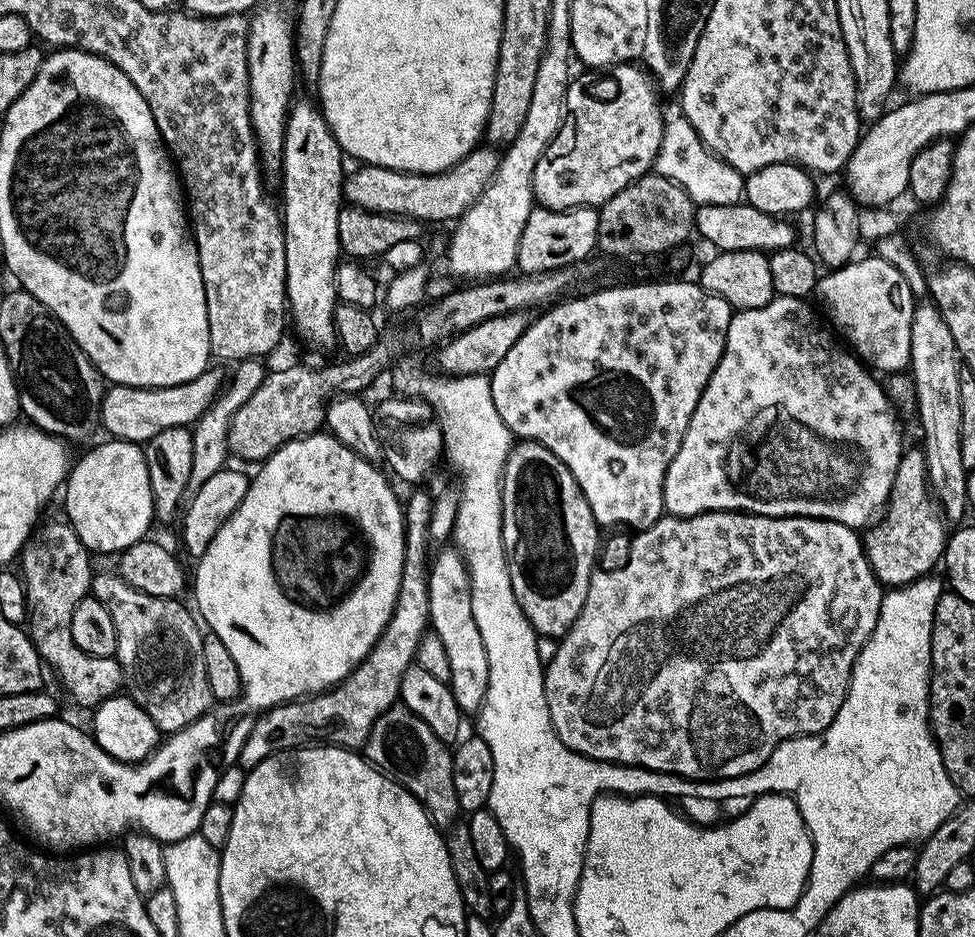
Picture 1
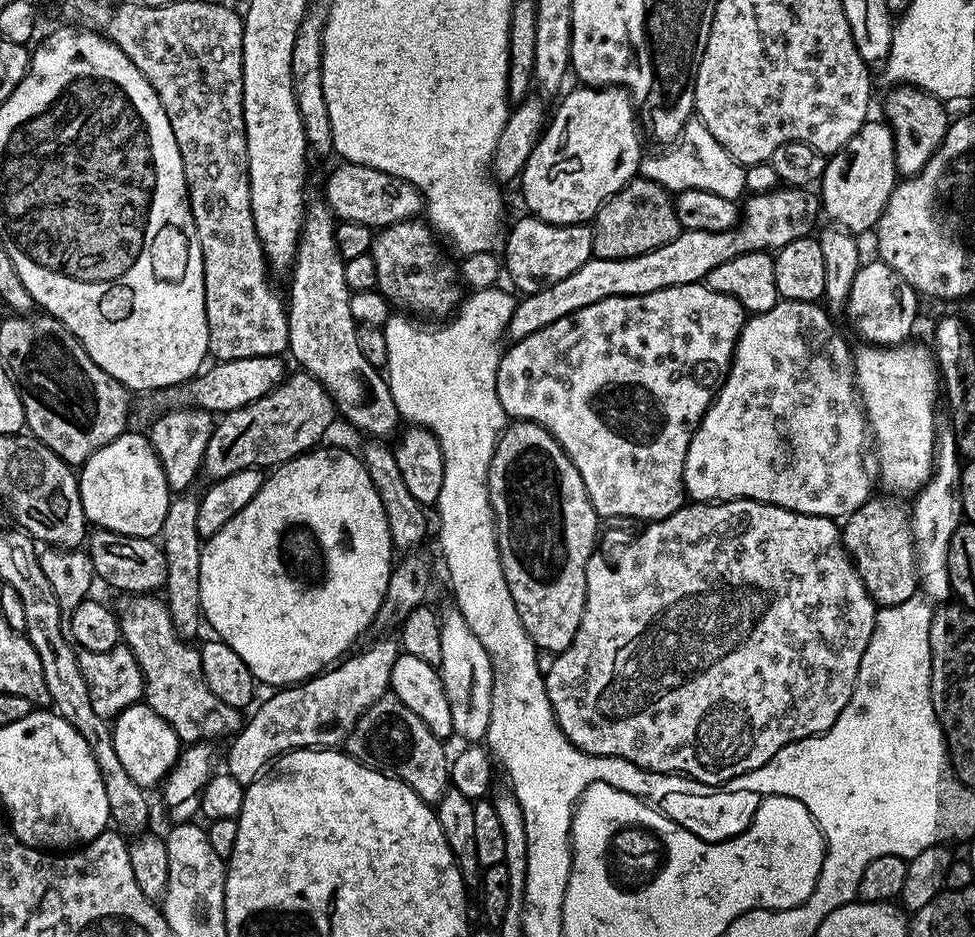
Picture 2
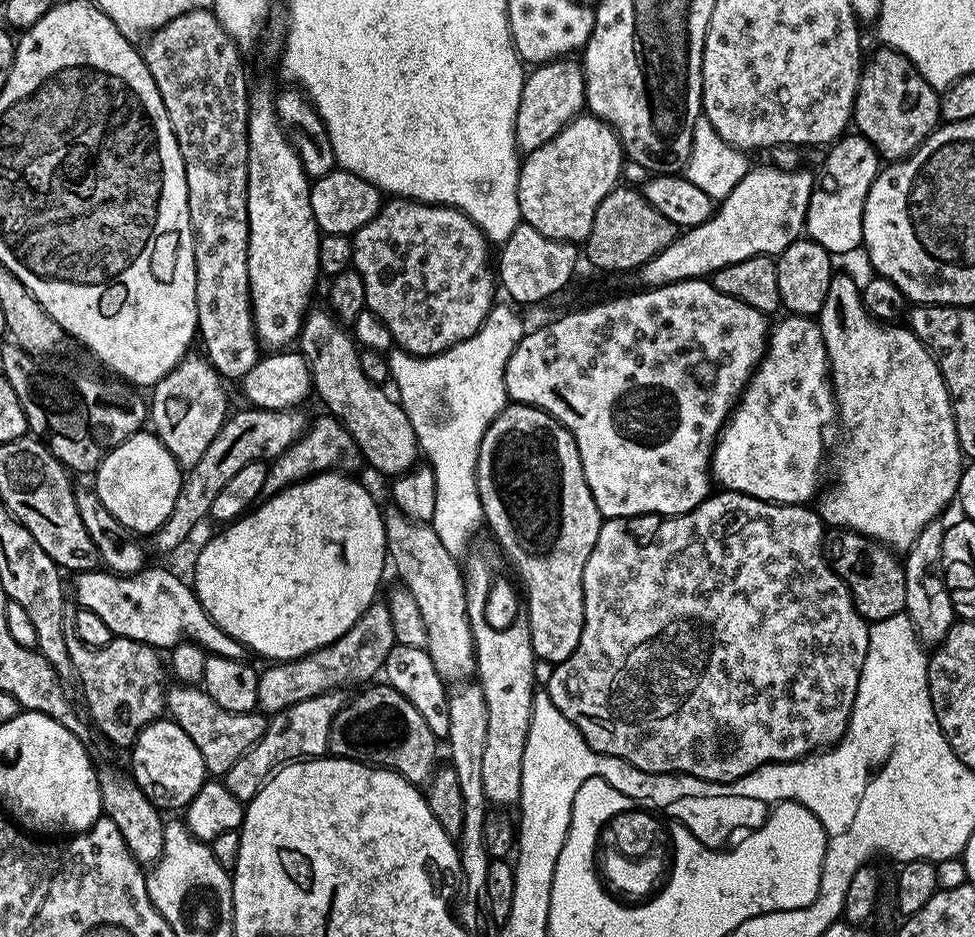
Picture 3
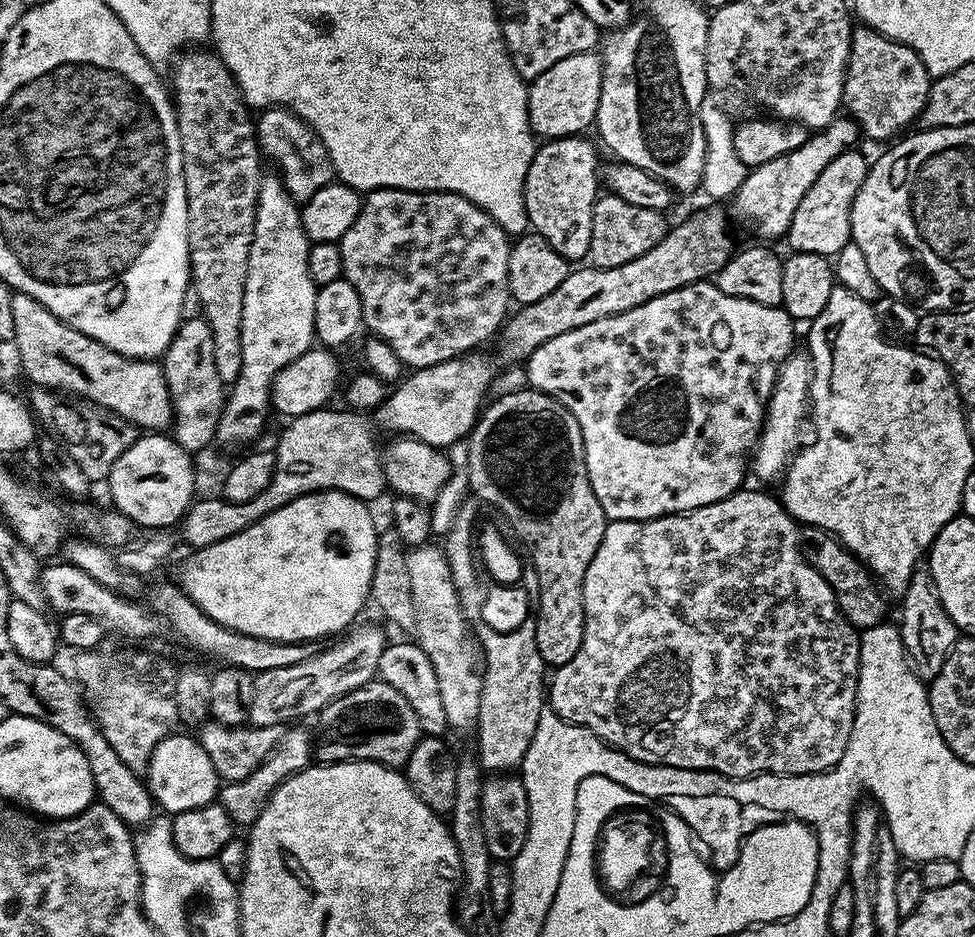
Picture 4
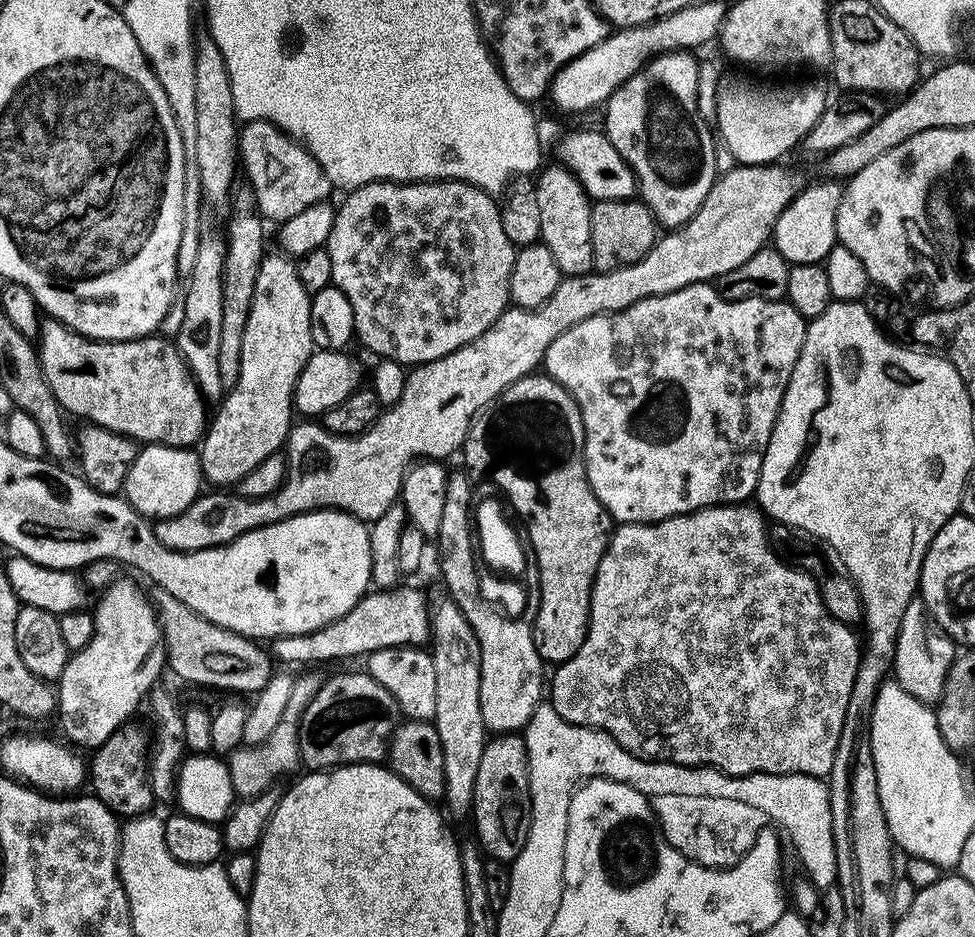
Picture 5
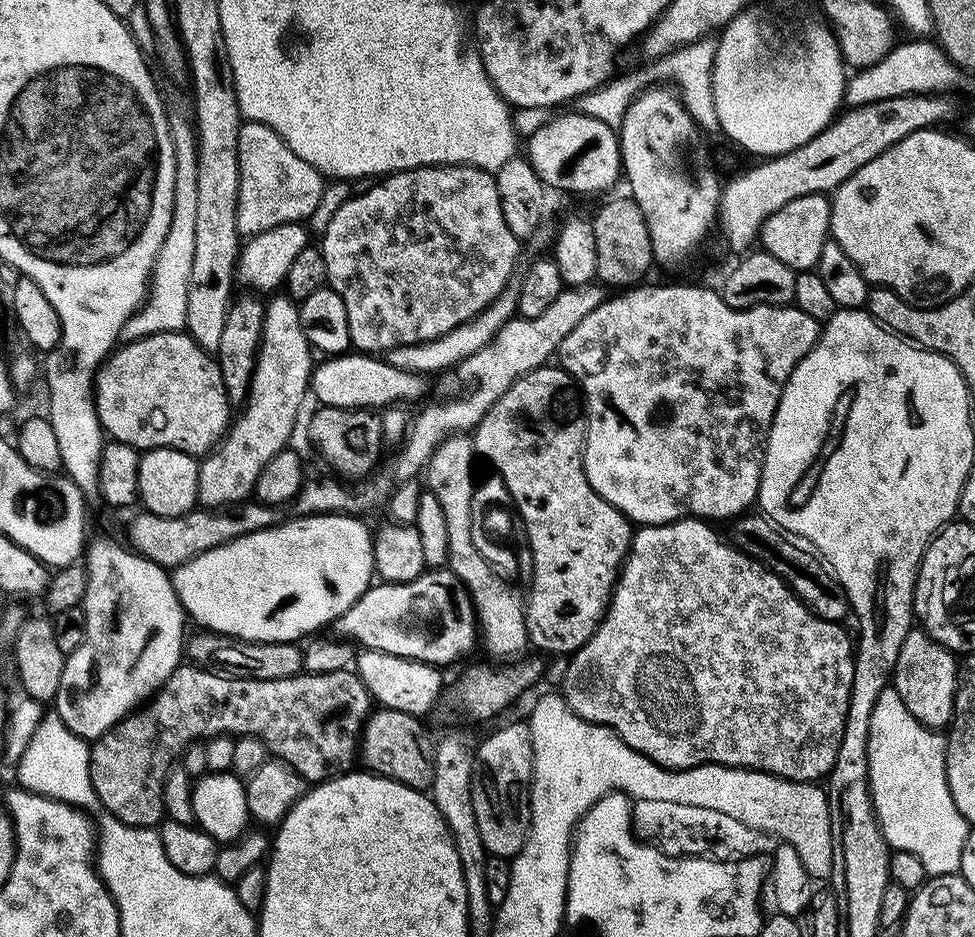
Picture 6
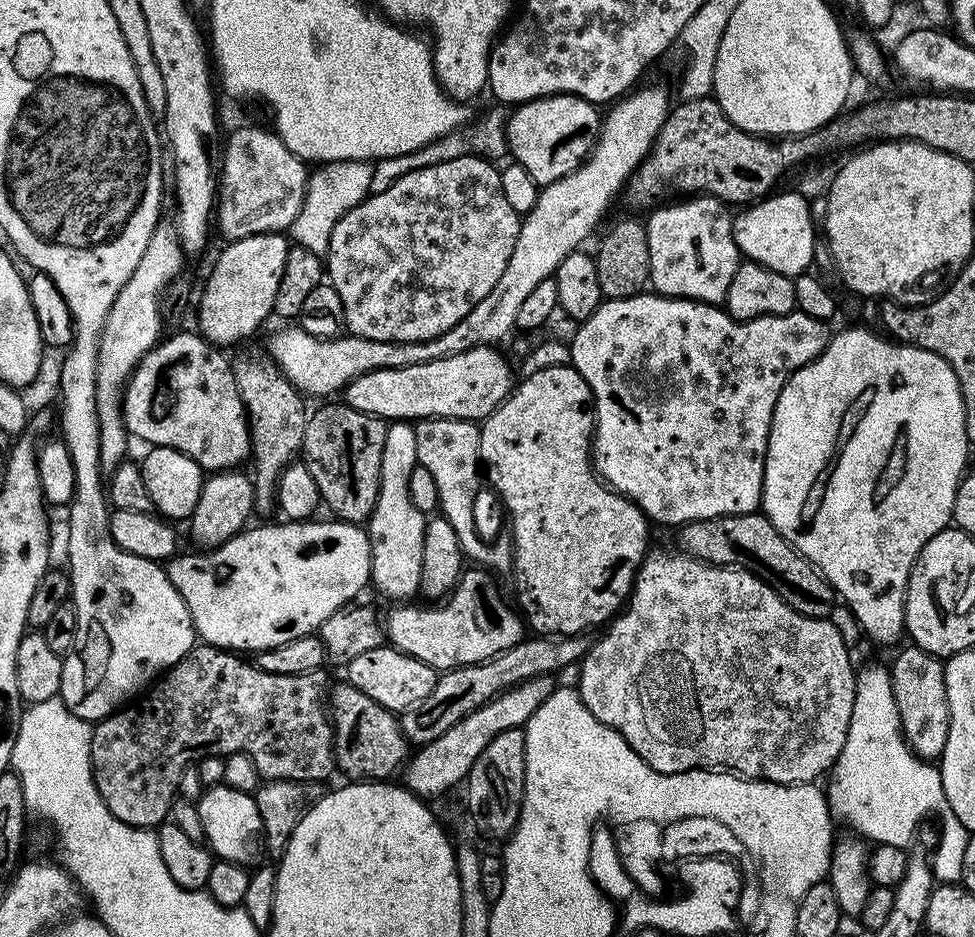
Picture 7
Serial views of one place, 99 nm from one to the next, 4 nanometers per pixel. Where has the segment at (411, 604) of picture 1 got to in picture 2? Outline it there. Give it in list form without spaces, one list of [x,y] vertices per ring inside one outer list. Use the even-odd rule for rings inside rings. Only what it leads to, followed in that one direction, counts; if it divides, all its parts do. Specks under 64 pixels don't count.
[[[395,639],[376,640],[365,652],[341,659],[319,676],[281,687],[273,691],[276,693],[269,700],[261,699],[260,709],[243,721],[240,731],[231,737],[228,757],[223,757],[222,764],[230,778],[247,786],[259,780],[276,757],[285,752],[295,748],[335,749],[343,745],[364,711],[374,706],[378,698],[389,695],[390,670],[394,670],[397,655]]]

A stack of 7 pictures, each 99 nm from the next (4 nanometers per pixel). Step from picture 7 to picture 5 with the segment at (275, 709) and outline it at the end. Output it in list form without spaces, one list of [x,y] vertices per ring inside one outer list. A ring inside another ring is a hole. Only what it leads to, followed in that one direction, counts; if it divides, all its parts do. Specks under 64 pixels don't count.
[[[367,671],[328,676],[301,716],[300,754],[316,770],[346,764],[380,764],[387,757],[388,745],[401,722],[402,713],[394,694]],[[129,722],[120,728],[106,742],[102,742],[90,756],[91,795],[98,797],[110,811],[120,818],[135,818],[153,811],[154,797],[148,781],[148,757],[150,736]]]

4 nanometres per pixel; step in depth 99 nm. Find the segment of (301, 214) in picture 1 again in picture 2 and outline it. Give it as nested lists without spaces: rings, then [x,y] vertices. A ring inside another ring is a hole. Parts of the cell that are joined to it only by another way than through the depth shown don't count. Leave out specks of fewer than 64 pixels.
[[[309,199],[304,210],[304,225],[296,262],[290,269],[292,285],[286,292],[288,313],[288,352],[299,367],[310,373],[332,396],[337,413],[345,416],[368,438],[388,438],[402,421],[394,398],[390,398],[387,379],[370,362],[366,362],[358,347],[358,327],[350,314],[350,287],[344,277],[346,261],[336,249],[336,225],[332,212],[323,199]]]

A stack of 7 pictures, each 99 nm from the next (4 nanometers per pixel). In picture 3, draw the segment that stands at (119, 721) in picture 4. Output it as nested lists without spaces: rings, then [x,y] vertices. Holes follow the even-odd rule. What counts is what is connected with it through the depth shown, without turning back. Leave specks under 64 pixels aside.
[[[71,630],[66,631],[66,650],[70,650],[72,671],[84,691],[87,715],[90,718],[92,715],[97,728],[110,743],[124,750],[131,749],[140,731],[166,712],[166,664],[160,661],[161,653],[150,644],[119,638],[101,648],[91,648]]]

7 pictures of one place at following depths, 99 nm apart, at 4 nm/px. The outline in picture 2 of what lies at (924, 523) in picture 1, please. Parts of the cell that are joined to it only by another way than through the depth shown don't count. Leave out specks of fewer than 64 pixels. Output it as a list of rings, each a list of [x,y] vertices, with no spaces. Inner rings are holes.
[[[892,494],[879,495],[873,495],[861,508],[849,514],[843,521],[840,540],[866,586],[868,596],[880,608],[889,608],[917,595],[916,551],[905,501]]]

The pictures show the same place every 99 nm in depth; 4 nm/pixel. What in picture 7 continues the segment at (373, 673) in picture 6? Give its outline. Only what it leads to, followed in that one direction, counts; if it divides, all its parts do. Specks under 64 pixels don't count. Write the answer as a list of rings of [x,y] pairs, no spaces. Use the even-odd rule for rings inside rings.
[[[381,646],[360,654],[346,665],[346,671],[348,671],[347,683],[362,690],[366,698],[374,698],[374,702],[397,714],[422,702],[422,698],[426,698],[426,694],[434,690],[438,679],[437,669],[391,646]]]

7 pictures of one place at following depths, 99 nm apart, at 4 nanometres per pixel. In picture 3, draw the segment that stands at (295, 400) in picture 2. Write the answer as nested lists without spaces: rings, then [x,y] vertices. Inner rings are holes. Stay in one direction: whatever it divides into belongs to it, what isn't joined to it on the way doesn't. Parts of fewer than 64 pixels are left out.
[[[245,407],[245,412],[233,411],[225,420],[222,430],[210,442],[206,454],[198,462],[198,466],[187,469],[183,473],[178,498],[174,502],[174,510],[170,510],[170,518],[151,537],[152,544],[160,552],[172,552],[200,523],[209,519],[214,497],[222,491],[222,486],[255,460],[271,462],[289,448],[292,443],[303,436],[309,423],[296,408],[270,410],[269,408]]]

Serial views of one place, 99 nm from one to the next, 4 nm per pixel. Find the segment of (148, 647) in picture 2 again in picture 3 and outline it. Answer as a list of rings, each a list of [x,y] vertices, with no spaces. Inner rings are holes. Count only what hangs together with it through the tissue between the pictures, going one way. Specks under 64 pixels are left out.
[[[177,683],[175,687],[169,687],[166,692],[167,715],[182,726],[182,730],[190,734],[190,742],[198,746],[198,754],[202,754],[204,759],[205,773],[222,778],[230,766],[234,766],[234,762],[254,747],[258,738],[262,738],[269,717],[259,711],[234,714],[230,710],[222,710],[222,706],[218,706],[218,702],[214,702],[214,698],[210,698],[210,694],[206,694],[200,686]]]

